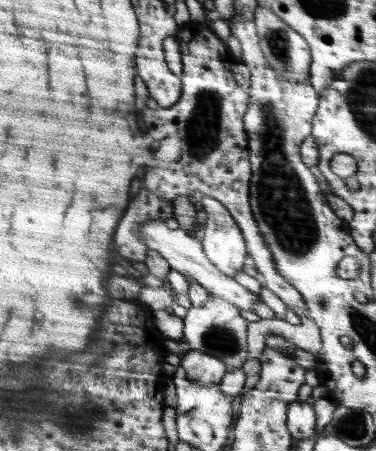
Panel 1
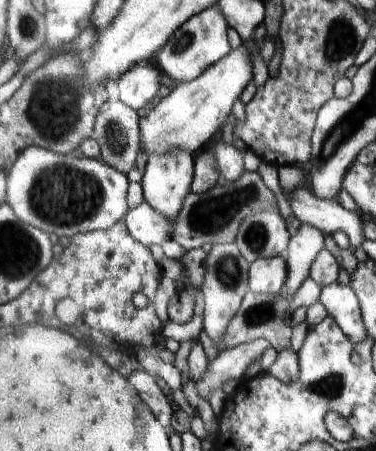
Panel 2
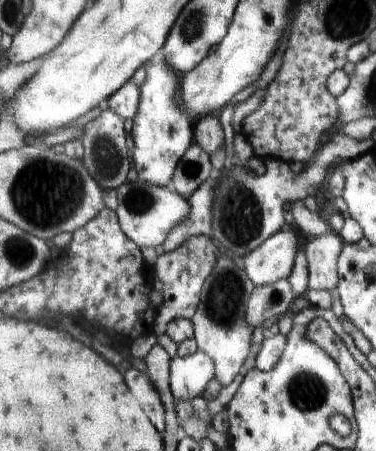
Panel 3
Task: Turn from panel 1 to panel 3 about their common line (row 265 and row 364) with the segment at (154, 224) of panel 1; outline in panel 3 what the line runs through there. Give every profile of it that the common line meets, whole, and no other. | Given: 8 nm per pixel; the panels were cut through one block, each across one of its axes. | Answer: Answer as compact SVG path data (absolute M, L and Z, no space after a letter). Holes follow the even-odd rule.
M197 352L193 356L181 358L179 354L171 360L171 392L173 406L177 408L179 400L201 398L207 384L215 378L215 362L209 354Z

